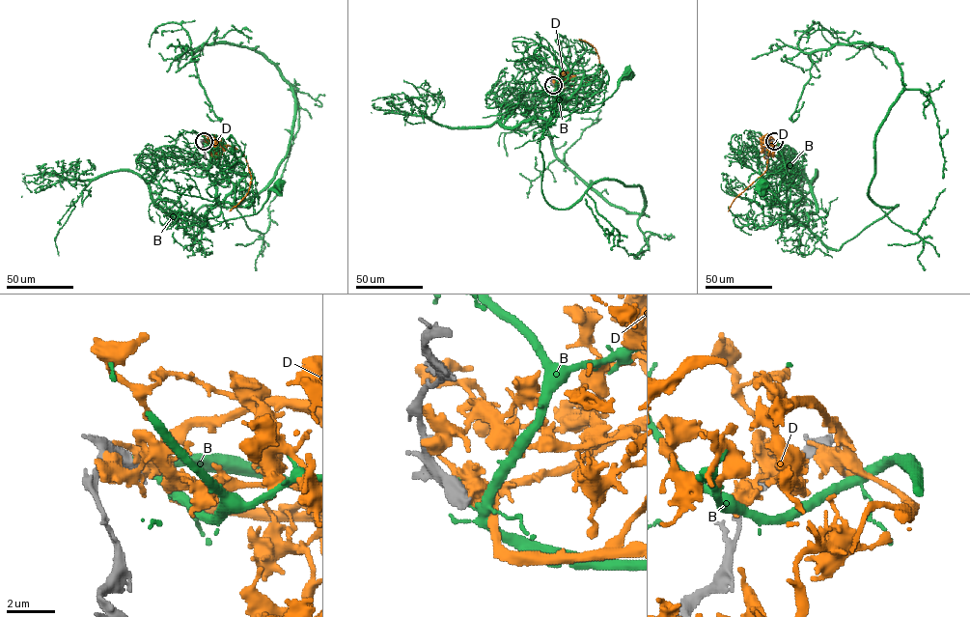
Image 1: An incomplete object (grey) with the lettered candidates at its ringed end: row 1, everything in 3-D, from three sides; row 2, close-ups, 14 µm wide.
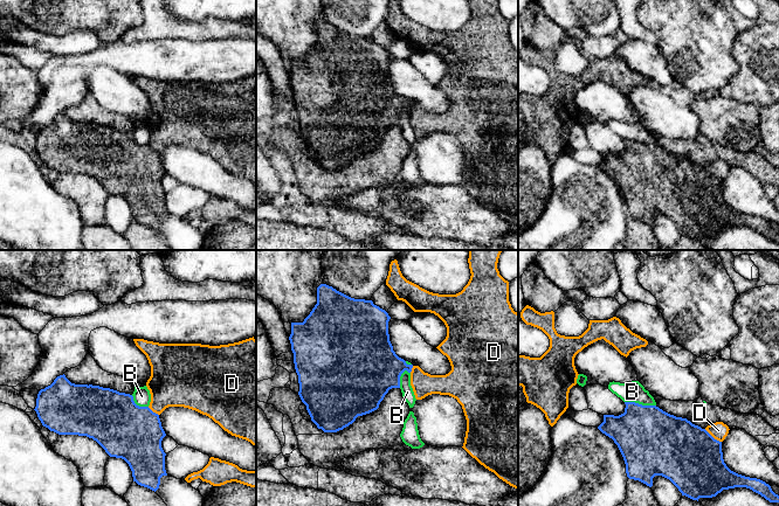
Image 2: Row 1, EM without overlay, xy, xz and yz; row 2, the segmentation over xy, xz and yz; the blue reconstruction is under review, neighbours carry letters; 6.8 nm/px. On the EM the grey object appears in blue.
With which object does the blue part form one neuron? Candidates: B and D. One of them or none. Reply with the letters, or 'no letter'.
no letter

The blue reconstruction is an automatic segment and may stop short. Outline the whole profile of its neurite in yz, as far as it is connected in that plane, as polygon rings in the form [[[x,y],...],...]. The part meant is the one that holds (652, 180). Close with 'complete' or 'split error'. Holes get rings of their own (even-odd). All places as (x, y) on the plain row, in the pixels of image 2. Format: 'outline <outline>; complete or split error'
outline [[[625,140],[625,151],[604,153],[598,167],[618,183],[629,217],[653,224],[653,216],[662,214],[669,217],[682,231],[692,238],[712,236],[723,228],[746,226],[760,233],[770,241],[779,241],[779,234],[765,220],[731,209],[723,197],[722,180],[715,178],[705,167],[687,157],[670,153],[656,144],[642,144]]]; complete

